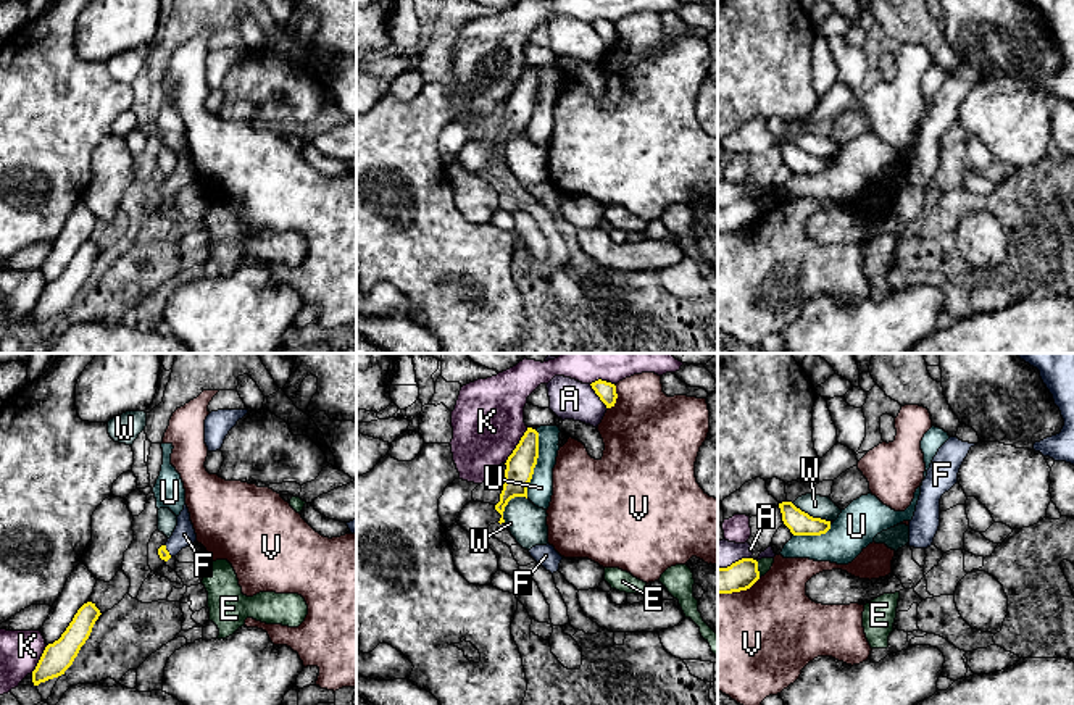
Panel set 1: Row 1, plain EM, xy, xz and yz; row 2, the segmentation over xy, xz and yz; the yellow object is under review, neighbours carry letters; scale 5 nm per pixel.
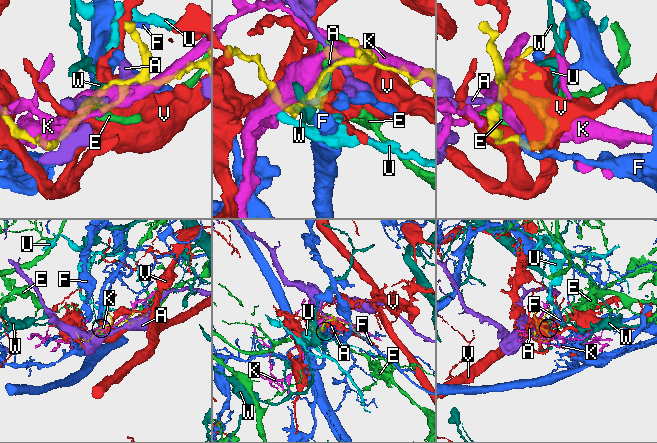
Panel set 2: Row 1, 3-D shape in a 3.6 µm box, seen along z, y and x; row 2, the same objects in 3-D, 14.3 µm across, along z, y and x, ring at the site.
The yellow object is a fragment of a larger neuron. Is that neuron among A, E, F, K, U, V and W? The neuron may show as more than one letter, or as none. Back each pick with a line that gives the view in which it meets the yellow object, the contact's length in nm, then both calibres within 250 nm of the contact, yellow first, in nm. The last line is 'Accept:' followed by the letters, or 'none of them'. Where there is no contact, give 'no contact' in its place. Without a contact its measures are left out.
F: contact in xy; length 70 nm; calibres 50 and 110 nm
Accept: F

